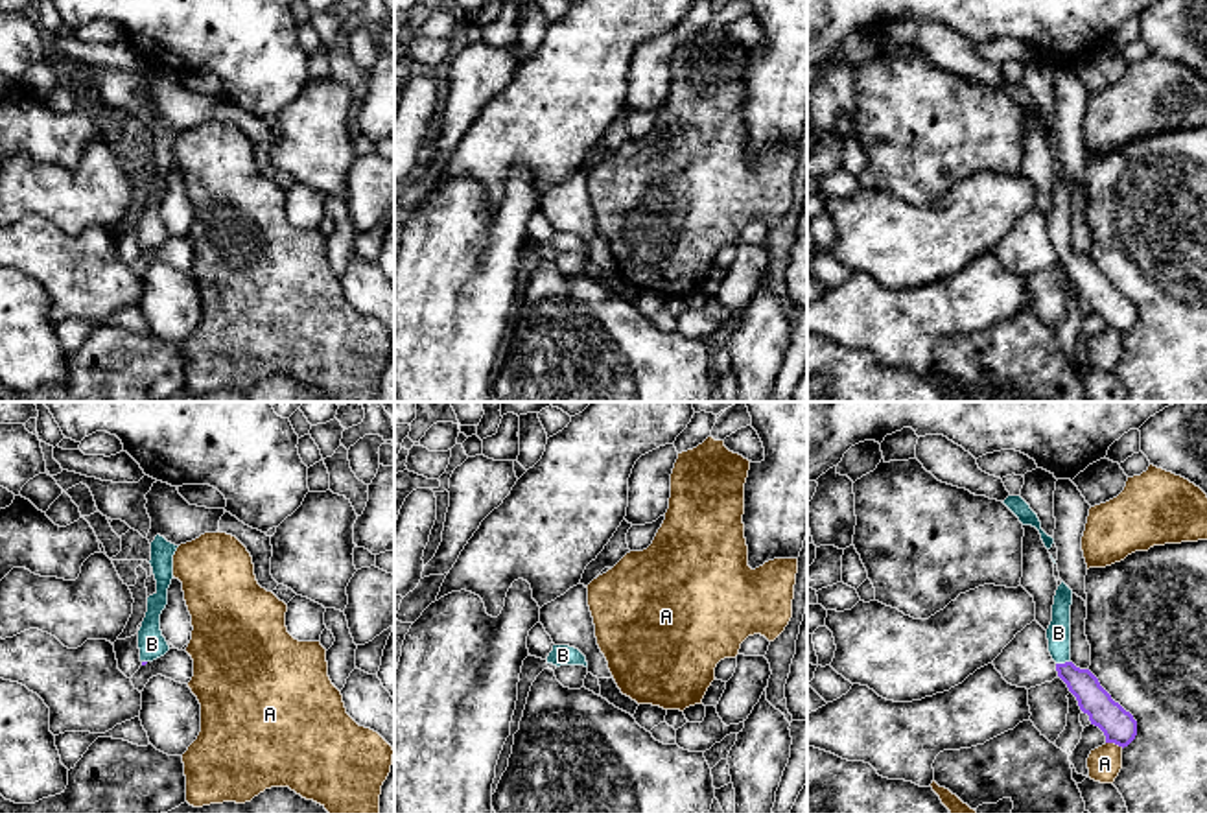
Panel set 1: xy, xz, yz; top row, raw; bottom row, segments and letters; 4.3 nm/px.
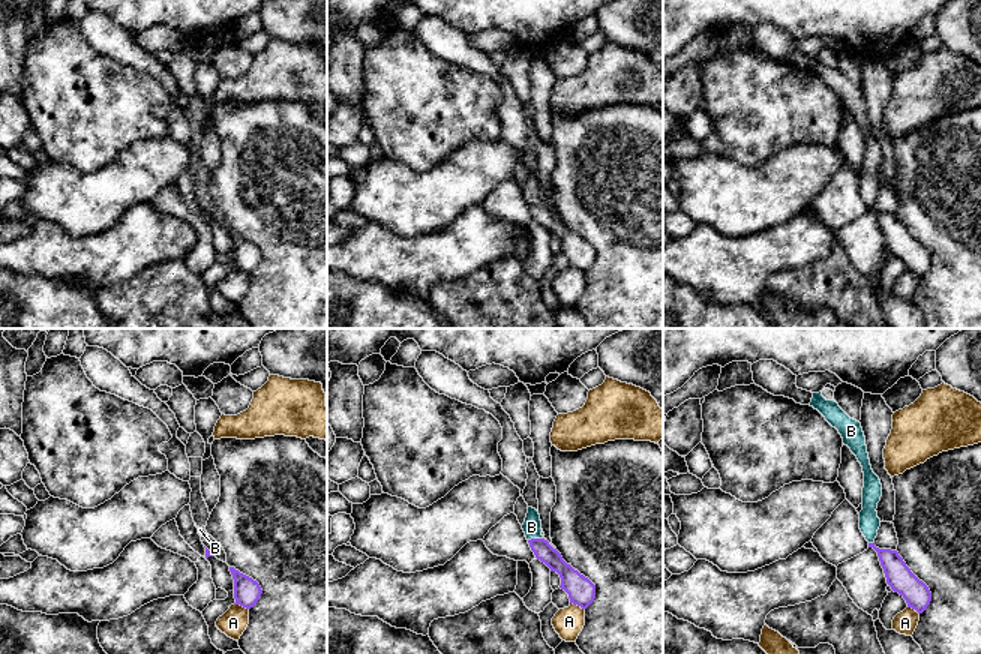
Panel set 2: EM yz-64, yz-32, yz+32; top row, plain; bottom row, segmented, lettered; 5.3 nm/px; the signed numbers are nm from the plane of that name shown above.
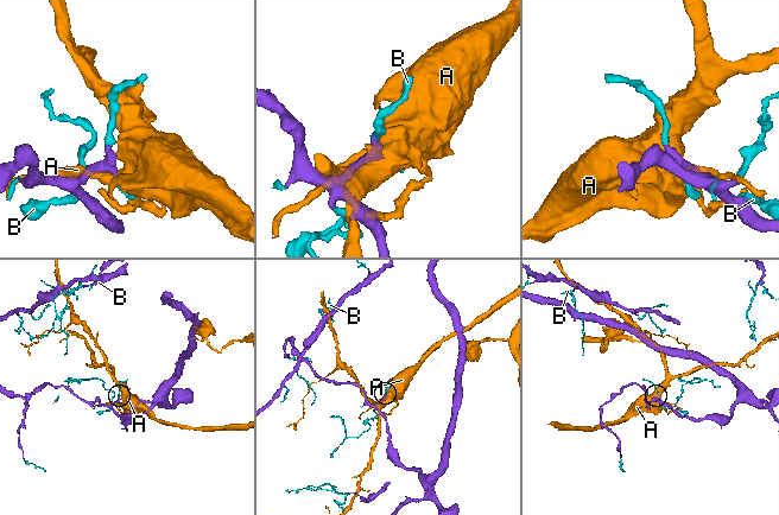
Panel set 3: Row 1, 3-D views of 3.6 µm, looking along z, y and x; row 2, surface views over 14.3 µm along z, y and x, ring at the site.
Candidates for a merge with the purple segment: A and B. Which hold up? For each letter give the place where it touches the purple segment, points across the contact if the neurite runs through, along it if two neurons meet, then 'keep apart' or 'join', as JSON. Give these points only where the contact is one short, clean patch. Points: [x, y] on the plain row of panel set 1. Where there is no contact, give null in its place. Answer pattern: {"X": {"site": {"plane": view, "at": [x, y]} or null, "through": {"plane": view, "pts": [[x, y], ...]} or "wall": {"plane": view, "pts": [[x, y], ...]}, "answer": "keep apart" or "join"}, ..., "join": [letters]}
{"A": {"site": {"plane": "yz", "at": [1115, 330]}, "answer": "keep apart"}, "B": {"site": {"plane": "yz", "at": [1062, 251]}, "answer": "join"}, "join": ["B"]}

